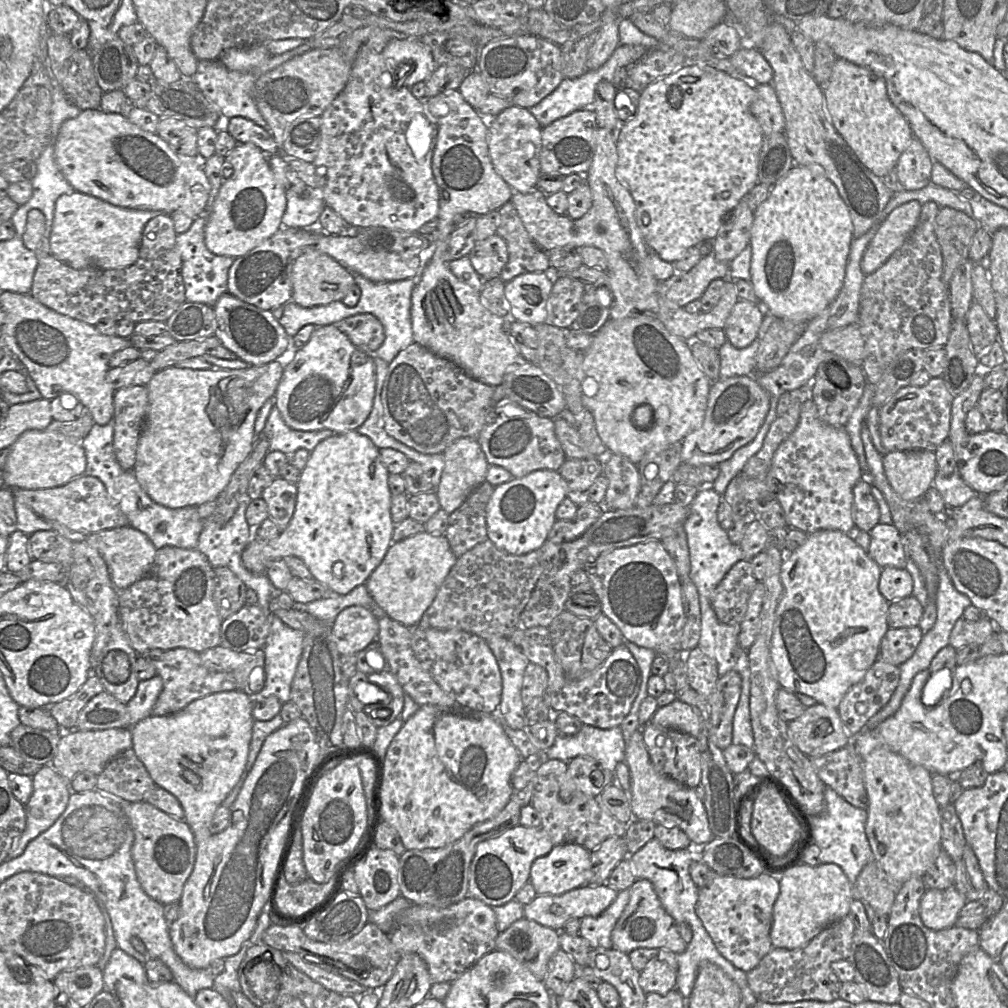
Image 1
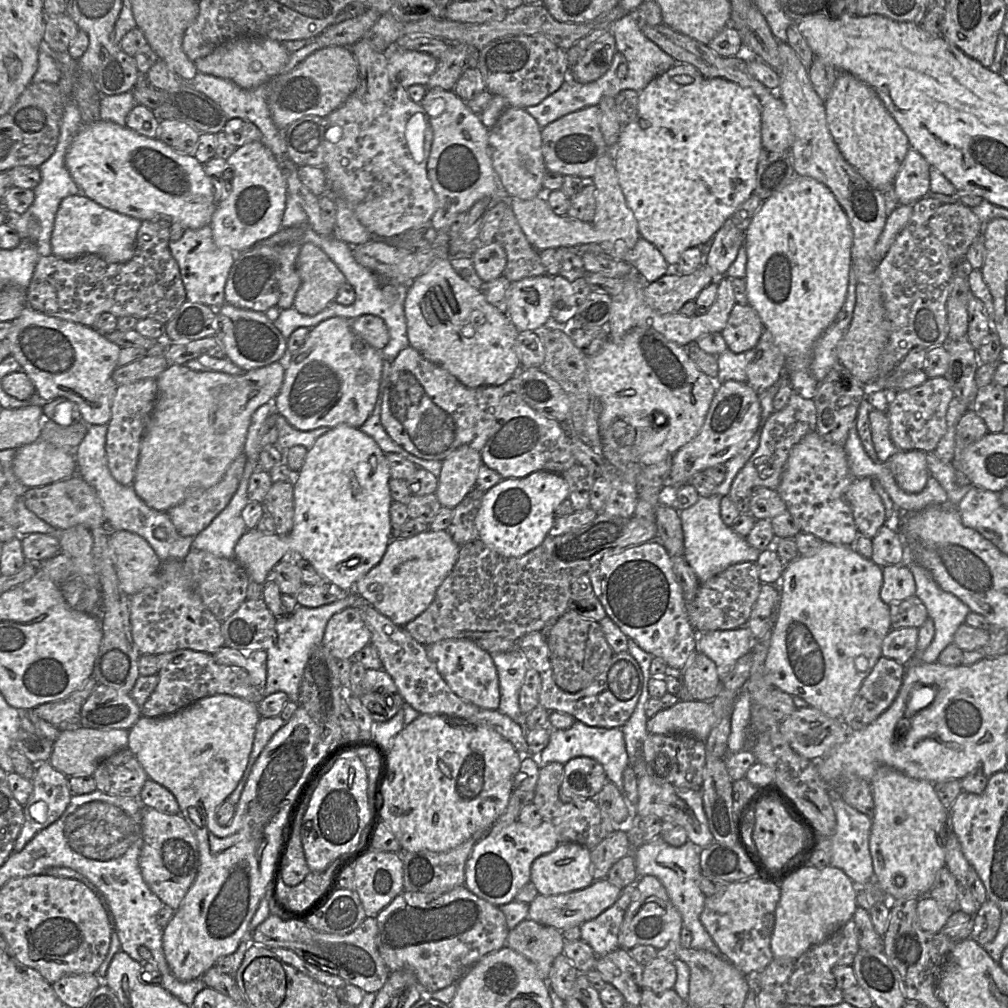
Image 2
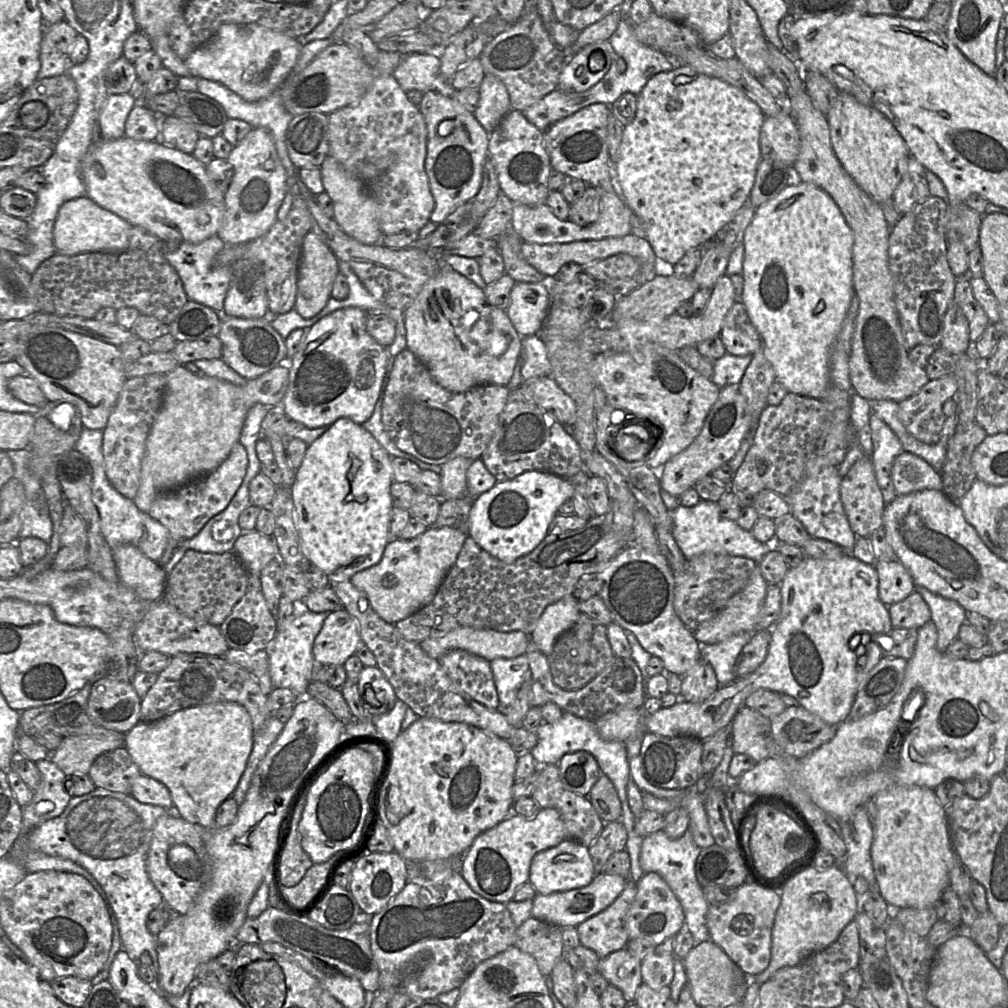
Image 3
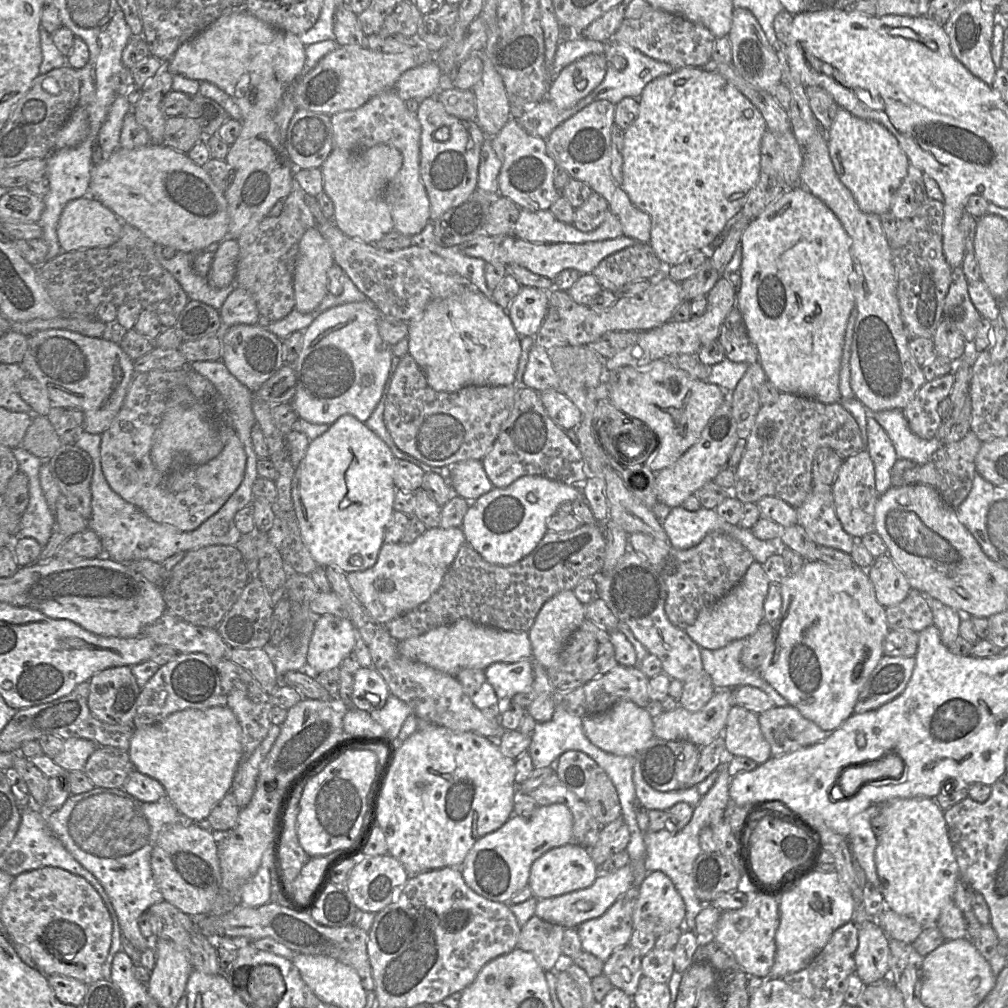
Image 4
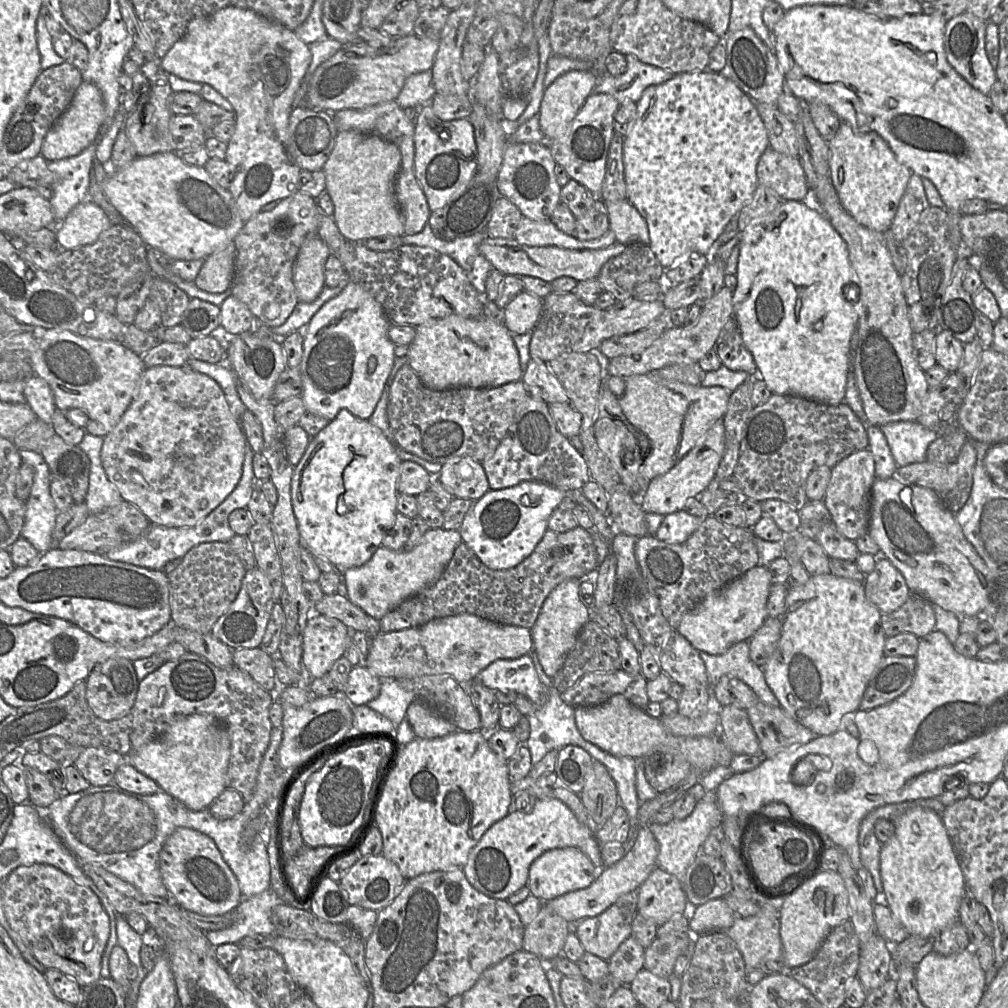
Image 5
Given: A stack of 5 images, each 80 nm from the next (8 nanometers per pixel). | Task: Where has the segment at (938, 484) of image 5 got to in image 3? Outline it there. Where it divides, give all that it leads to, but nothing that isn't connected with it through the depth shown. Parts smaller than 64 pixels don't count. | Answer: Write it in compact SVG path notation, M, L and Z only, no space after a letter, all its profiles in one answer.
M972 422L964 432L955 433L948 441L945 461L939 474L942 492L952 501L958 502L976 480L971 457L986 436L985 430Z

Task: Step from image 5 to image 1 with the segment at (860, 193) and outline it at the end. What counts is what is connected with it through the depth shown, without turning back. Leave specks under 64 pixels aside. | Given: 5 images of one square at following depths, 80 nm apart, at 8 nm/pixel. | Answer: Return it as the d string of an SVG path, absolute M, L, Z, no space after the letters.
M836 58L823 91L833 126L861 162L881 178L894 169L914 135L907 118L891 102L885 79L866 67Z

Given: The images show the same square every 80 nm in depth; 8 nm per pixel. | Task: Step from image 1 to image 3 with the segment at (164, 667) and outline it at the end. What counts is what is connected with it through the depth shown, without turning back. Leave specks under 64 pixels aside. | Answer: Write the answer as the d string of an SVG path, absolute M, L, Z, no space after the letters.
M180 653L170 658L156 682L141 699L141 722L154 722L177 711L214 702L235 702L248 711L254 733L261 730L272 716L265 695L255 677L244 668L229 663L223 656L216 657L203 653Z

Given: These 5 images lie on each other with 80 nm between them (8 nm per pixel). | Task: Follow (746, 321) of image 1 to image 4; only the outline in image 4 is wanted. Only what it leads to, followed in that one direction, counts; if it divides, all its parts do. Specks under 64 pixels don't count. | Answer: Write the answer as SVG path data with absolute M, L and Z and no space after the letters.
M736 304L721 326L719 343L725 358L733 362L758 362L758 352L751 341L743 316Z

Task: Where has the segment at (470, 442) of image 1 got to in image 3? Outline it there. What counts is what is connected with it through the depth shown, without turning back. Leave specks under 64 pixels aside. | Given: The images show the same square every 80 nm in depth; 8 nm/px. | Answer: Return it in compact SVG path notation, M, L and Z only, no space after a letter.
M456 457L441 465L441 499L460 499L467 494L466 472L472 459Z

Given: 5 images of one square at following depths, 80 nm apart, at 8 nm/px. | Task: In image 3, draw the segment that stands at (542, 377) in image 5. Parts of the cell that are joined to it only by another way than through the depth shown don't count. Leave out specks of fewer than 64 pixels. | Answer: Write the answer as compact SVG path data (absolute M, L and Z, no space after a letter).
M538 334L522 338L522 357L524 365L520 373L523 380L550 376L551 365L547 350Z

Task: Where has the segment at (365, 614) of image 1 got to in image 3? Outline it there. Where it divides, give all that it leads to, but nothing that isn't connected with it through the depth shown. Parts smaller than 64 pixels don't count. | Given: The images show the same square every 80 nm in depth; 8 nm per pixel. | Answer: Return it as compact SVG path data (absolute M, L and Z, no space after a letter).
M346 610L331 612L314 640L312 653L317 664L343 665L361 643L357 619Z

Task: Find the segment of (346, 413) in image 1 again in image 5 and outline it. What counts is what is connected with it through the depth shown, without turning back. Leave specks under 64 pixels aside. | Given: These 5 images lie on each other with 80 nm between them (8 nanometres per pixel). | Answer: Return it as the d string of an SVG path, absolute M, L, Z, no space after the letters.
M350 280L343 290L327 301L303 330L303 355L299 365L302 379L301 398L307 413L333 420L341 410L368 420L381 397L394 365L395 344L388 337L390 325L381 305L364 288Z

